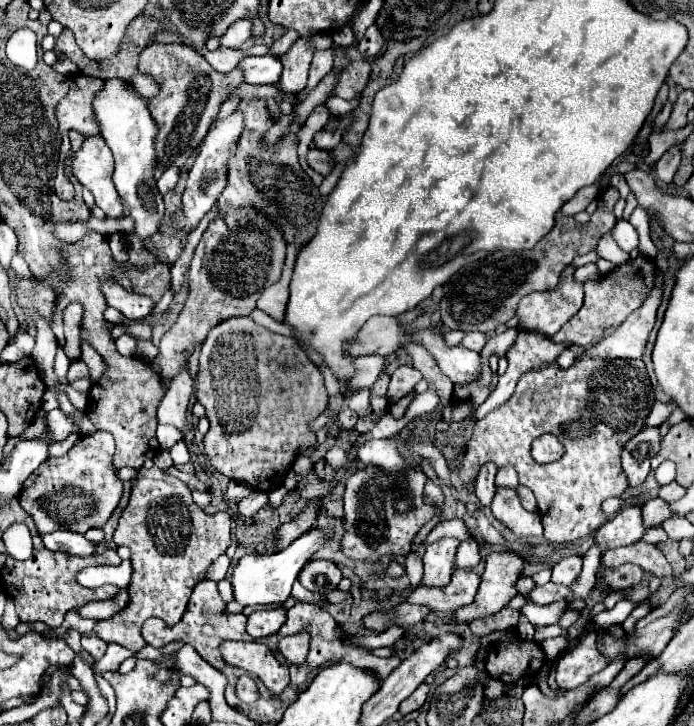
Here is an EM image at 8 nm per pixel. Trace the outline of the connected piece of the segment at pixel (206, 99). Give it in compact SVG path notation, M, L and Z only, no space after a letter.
M150 44L140 56L140 72L150 74L160 84L160 94L148 100L150 114L158 124L158 162L162 166L182 168L196 144L204 138L210 122L218 114L222 102L230 94L230 88L242 84L242 74L232 70L230 74L216 72L204 56L184 44Z

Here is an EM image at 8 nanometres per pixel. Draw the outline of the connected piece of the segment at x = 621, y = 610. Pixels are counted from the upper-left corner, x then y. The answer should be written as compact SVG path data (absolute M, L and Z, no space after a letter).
M620 600L612 610L600 612L600 614L594 618L594 624L600 626L600 628L604 628L604 630L610 630L612 626L622 624L622 622L628 618L628 614L634 610L634 606L636 606L636 604L630 602L630 600Z

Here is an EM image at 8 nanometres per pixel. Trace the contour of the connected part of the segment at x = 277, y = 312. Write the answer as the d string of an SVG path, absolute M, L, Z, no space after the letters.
M294 244L288 246L288 256L286 256L286 264L284 264L284 270L282 270L282 278L272 284L270 288L266 288L262 292L262 296L258 298L256 306L260 310L264 310L266 314L282 322L282 316L284 316L284 310L286 310L286 300L288 300L288 282L290 282L290 276L292 276L292 268L294 268L294 258L296 258L296 248Z

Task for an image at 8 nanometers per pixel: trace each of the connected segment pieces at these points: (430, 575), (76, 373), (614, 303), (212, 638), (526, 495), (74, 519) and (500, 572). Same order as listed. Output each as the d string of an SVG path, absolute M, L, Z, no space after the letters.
M442 538L442 540L426 546L426 552L422 556L422 564L424 564L422 586L440 588L450 582L458 544L460 542L454 538Z
M82 360L72 362L72 364L70 364L70 368L68 368L66 380L68 380L68 382L74 382L76 378L90 378L90 376L88 376L88 368L86 368L86 364L84 364Z
M638 256L632 264L614 268L608 276L602 276L600 282L584 284L584 306L552 336L554 342L572 342L578 346L588 347L598 342L604 334L608 334L614 326L620 325L627 316L642 305L654 288L654 264Z
M204 580L204 582L196 584L196 588L194 588L194 592L190 596L188 608L184 612L184 618L174 628L166 628L162 624L162 620L158 620L158 618L148 618L144 622L144 626L142 626L142 638L146 640L146 644L150 644L154 648L164 648L170 642L184 642L184 644L194 646L198 650L198 654L208 664L214 664L214 668L220 670L228 678L228 684L226 684L226 702L228 702L228 706L234 706L234 702L236 702L234 684L236 684L238 676L244 674L244 672L238 670L238 668L234 668L234 666L228 666L222 660L222 656L218 652L218 646L224 640L248 640L250 636L246 636L244 628L246 628L246 616L244 614L230 614L230 612L226 612L226 602L220 598L216 582Z
M518 488L516 490L518 492L518 496L520 496L520 502L522 502L522 508L524 510L528 510L528 512L536 512L538 508L536 508L536 498L534 498L534 494L528 490L528 488Z
M96 432L88 436L84 434L68 450L68 454L64 454L62 458L44 460L36 474L30 474L30 478L24 482L20 490L20 506L32 516L40 534L54 530L72 530L84 534L88 528L106 524L122 496L122 482L114 476L116 468L112 466L112 456L114 456L114 438L108 432Z
M492 552L486 558L486 568L482 574L480 588L472 604L462 606L460 610L446 616L448 624L468 624L476 618L486 618L496 614L516 596L516 578L522 574L524 560L516 554L496 554Z

